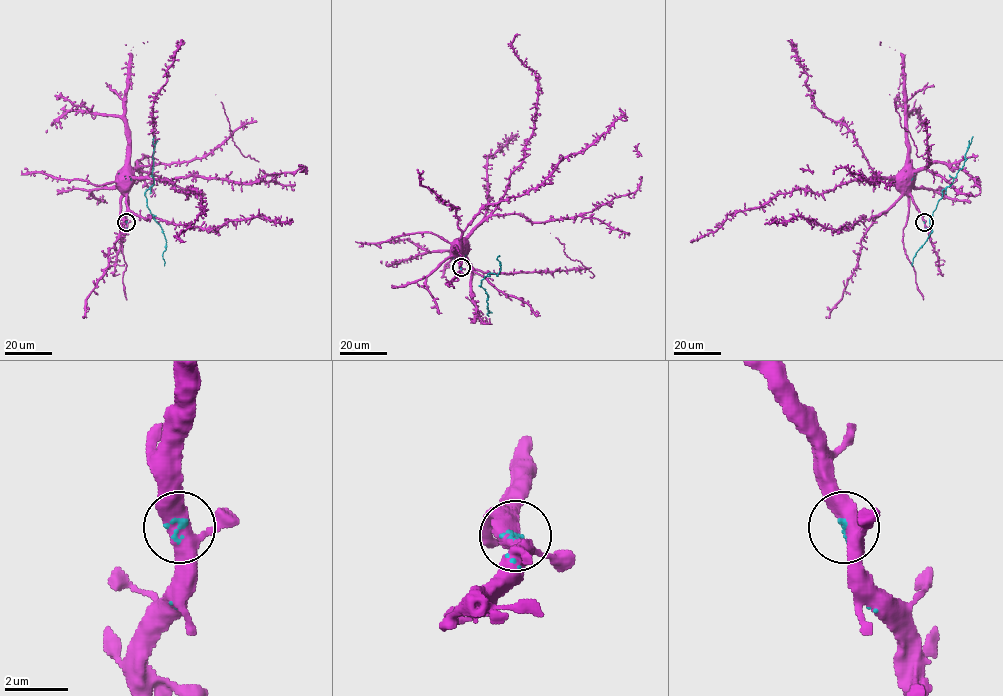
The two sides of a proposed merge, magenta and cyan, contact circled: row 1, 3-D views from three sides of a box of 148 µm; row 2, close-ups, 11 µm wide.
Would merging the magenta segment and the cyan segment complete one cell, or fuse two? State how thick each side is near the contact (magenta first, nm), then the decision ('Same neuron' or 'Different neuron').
Thickness 460 nm (magenta) against 100 nm. Same neuron

